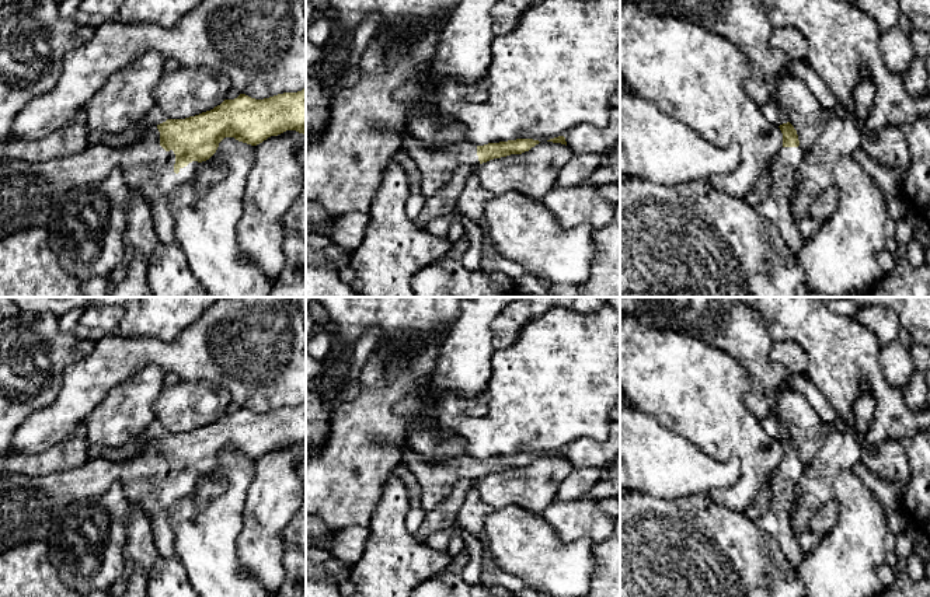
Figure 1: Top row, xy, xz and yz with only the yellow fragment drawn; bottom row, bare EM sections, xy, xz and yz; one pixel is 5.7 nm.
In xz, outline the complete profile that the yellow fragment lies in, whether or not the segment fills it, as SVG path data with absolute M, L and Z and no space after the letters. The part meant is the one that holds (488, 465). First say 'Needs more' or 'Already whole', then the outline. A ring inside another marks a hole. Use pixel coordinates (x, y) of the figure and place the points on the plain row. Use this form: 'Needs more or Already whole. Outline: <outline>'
Needs more. Outline: M405 441L400 464L417 476L424 496L424 509L433 509L463 479L480 479L494 472L522 468L539 458L533 453L516 453L477 460L471 455L424 458Z

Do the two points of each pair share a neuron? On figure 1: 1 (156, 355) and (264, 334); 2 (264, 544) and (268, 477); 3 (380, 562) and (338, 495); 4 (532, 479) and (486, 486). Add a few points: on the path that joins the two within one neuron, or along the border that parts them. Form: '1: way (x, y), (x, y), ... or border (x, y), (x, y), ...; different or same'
1: way (183, 355), (197, 355), (213, 348), (237, 344); same
2: way (264, 527), (268, 493); same
3: border (380, 495), (380, 501), (366, 526); different
4: way (521, 486), (497, 486); same

